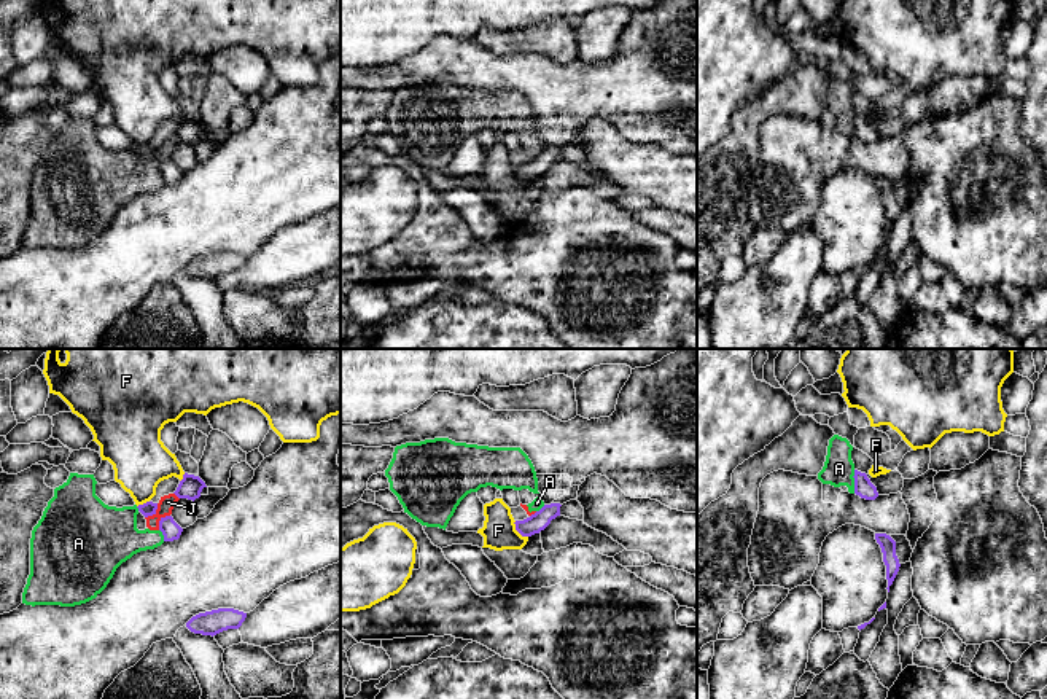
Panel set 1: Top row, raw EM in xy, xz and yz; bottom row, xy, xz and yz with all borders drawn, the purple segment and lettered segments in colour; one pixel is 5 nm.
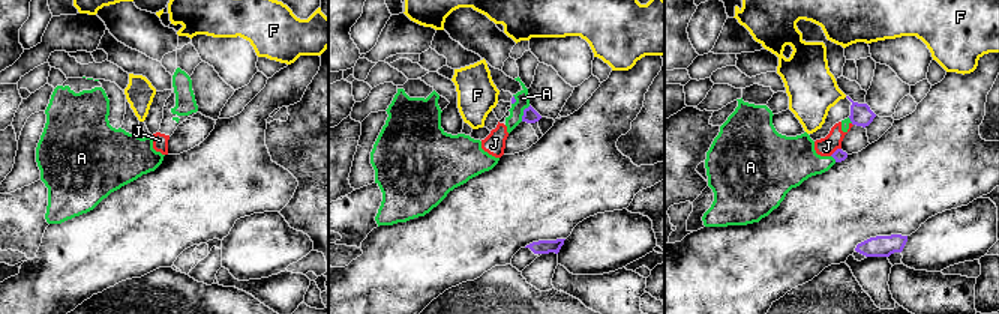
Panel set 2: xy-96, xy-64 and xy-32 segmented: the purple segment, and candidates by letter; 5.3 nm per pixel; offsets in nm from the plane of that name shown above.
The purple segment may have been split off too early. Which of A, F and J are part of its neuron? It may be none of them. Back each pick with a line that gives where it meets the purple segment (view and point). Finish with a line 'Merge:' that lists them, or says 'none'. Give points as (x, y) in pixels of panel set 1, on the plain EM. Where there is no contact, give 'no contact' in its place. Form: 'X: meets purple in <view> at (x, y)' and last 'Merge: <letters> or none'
Merge: none

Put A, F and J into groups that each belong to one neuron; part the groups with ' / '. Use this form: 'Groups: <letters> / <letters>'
Groups: A J / F

